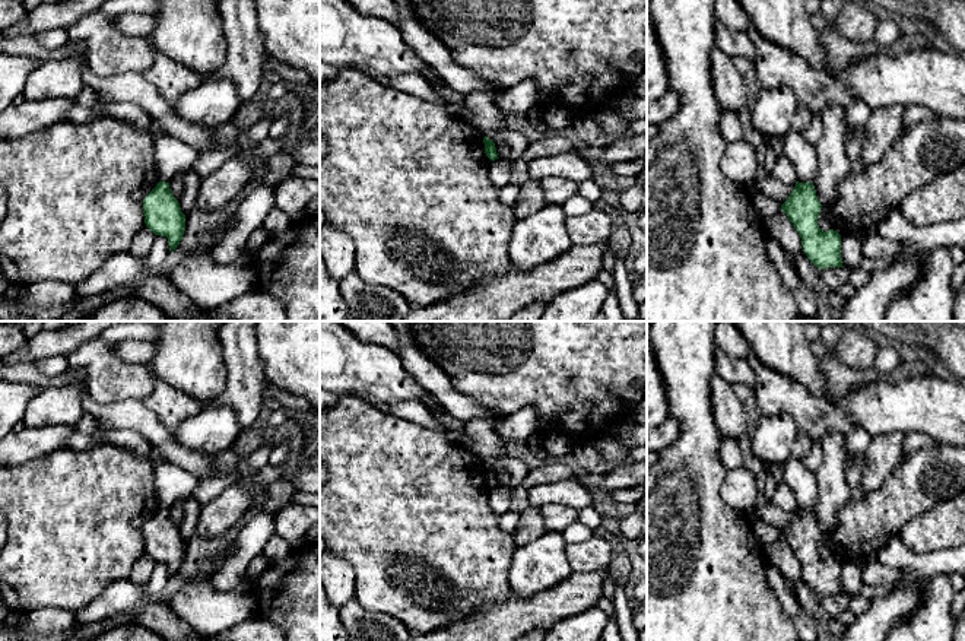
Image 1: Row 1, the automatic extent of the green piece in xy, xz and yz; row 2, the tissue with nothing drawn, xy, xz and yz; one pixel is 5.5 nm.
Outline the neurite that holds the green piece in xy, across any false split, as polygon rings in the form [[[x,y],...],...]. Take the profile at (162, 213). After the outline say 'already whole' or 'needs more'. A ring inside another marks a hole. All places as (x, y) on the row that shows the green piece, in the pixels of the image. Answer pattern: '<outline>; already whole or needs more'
[[[159,181],[143,199],[146,226],[155,234],[168,238],[169,251],[175,250],[185,231],[185,215],[169,188],[169,183]]]; already whole

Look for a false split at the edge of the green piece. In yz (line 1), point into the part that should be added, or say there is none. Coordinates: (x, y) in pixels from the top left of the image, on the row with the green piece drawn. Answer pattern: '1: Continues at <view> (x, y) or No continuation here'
1: No continuation here

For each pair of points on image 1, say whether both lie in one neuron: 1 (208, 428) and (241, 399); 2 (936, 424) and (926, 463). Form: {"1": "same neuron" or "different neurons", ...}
{"1": "different neurons", "2": "different neurons"}

